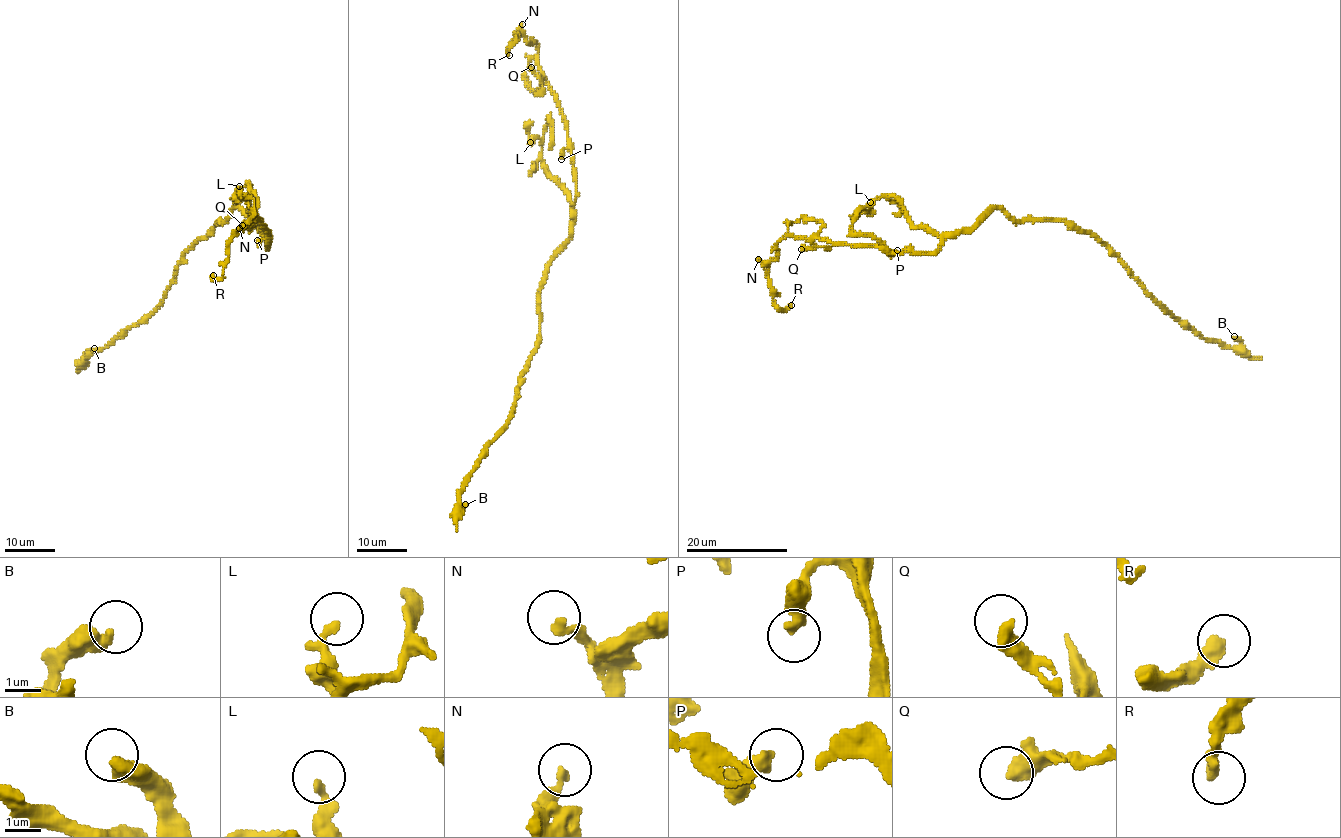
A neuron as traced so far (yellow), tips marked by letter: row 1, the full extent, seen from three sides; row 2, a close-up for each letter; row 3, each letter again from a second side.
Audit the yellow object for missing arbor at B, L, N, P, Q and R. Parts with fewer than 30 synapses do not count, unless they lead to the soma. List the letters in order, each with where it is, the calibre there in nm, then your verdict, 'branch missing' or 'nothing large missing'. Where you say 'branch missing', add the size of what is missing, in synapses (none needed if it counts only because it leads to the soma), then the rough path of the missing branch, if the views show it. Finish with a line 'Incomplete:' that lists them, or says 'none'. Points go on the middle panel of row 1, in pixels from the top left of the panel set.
B: place (465, 504); calibre 400 nm; branch missing; 180 synapses; course (465, 504), (456, 484), (472, 432), (468, 401), (489, 388), (510, 352), (520, 315), (509, 266), (528, 245)
L: place (530, 142); calibre 240 nm; nothing large missing
N: place (522, 24); calibre 240 nm; nothing large missing
P: place (561, 159); calibre 400 nm; nothing large missing
Q: place (531, 67); calibre 440 nm; nothing large missing
R: place (509, 55); calibre 360 nm; nothing large missing
Incomplete: B

